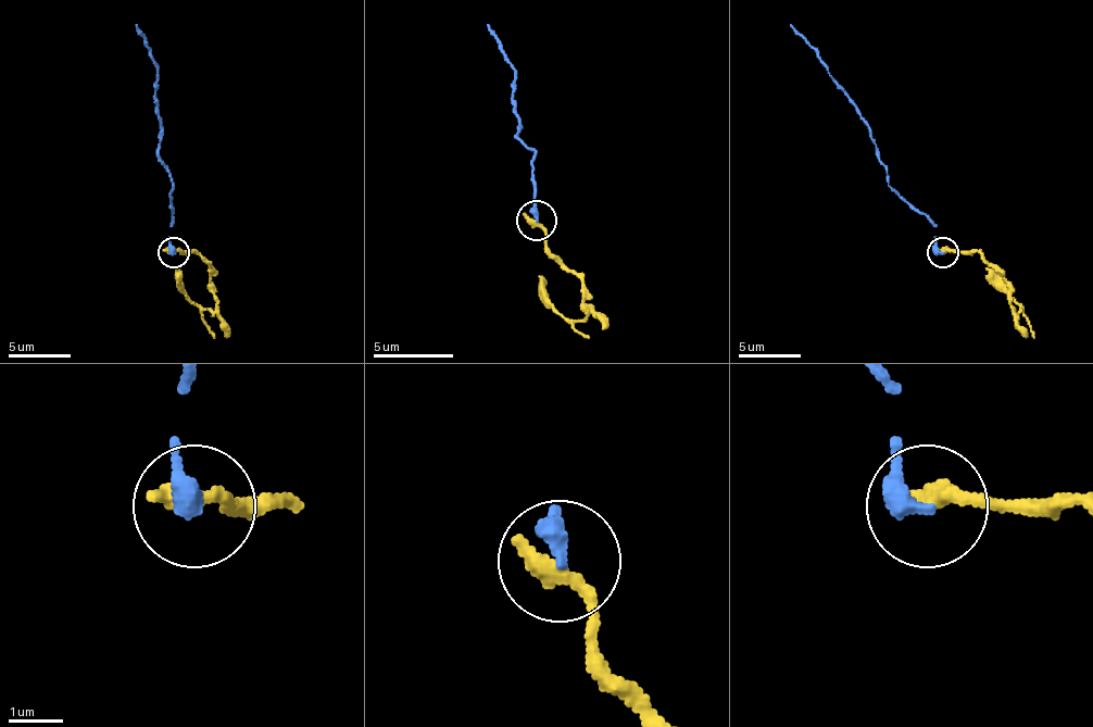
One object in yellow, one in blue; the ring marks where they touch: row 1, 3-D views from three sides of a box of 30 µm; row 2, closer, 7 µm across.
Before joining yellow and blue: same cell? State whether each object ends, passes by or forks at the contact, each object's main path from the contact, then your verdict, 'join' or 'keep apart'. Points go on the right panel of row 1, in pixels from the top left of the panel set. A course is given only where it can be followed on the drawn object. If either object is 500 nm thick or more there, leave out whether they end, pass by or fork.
yellow ends there; blue ends there; yellow runs (943, 253), (962, 250), (980, 257), (1008, 284), (1015, 312), (1020, 305), (987, 268); blue runs (943, 253), (933, 225), (891, 185), (869, 123), (791, 24); keep apart

